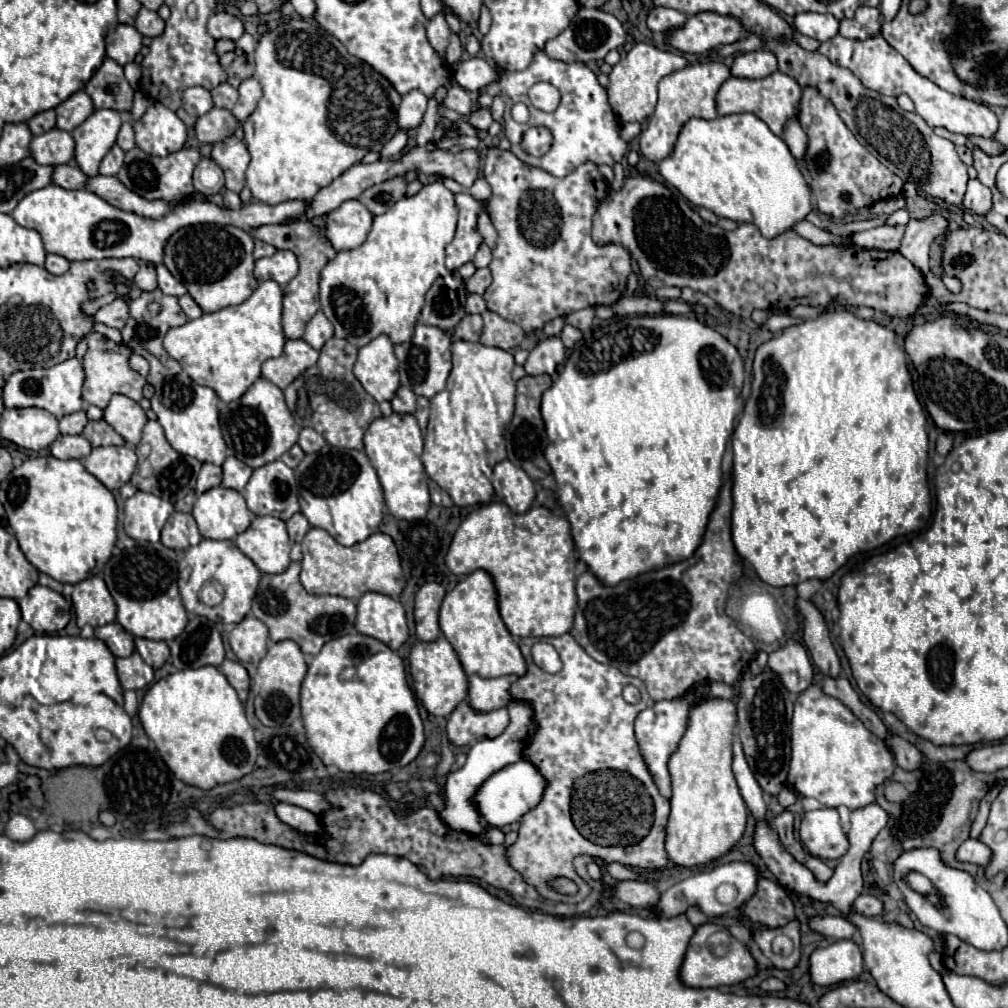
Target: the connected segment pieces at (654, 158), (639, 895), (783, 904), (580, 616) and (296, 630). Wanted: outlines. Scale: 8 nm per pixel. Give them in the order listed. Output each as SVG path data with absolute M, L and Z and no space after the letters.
M706 62L706 64L690 64L684 70L672 72L664 76L658 84L658 104L654 114L648 118L642 134L640 134L640 152L650 162L658 164L660 160L668 158L672 146L678 138L680 128L690 118L704 118L712 120L718 118L716 112L716 92L730 78L730 68L722 62Z
M628 880L628 882L620 882L616 886L614 896L634 908L652 908L656 906L656 902L660 900L660 892L644 880Z
M758 882L756 894L744 904L744 920L756 926L780 928L794 918L794 904L790 896L782 886L772 882Z
M728 478L720 488L720 496L716 508L710 514L702 544L696 548L692 558L664 566L660 570L652 570L648 574L638 574L636 578L624 580L616 586L604 586L590 570L578 576L578 610L572 626L572 636L594 660L616 666L628 676L640 678L646 684L652 700L678 698L696 680L722 680L732 684L756 654L756 644L744 636L734 620L724 612L728 586L732 580L742 576L742 558L736 554L730 534L730 512L732 480Z
M292 562L282 574L262 574L252 602L252 614L262 620L274 642L294 640L304 654L318 654L320 648L340 636L354 632L356 604L342 596L312 596L300 584L300 562Z

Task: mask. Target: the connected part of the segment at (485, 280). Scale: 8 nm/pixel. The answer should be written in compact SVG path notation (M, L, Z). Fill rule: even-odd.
M480 268L474 272L472 278L466 280L466 288L468 292L476 292L476 294L484 294L484 290L490 286L492 282L492 274L488 268Z

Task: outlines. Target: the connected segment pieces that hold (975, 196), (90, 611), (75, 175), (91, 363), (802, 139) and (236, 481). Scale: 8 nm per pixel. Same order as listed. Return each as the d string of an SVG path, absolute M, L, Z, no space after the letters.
M968 180L968 188L962 202L968 210L984 216L992 206L992 192L978 180Z
M92 576L74 584L72 604L78 628L86 624L98 628L116 620L116 604L100 576Z
M62 164L62 166L56 166L56 170L52 174L52 182L58 184L58 186L62 186L62 188L82 190L84 182L88 182L88 176L84 172L80 172L76 166Z
M98 332L88 334L86 340L88 340L88 352L82 360L82 366L84 366L84 372L86 372L86 382L84 382L82 398L88 404L94 404L98 408L106 408L112 394L124 394L124 396L140 402L142 400L142 388L144 388L146 380L130 368L130 364L128 364L128 360L130 360L128 346L124 342L114 344L110 338L106 338Z
M790 120L788 126L786 126L786 132L784 132L784 142L788 144L792 156L798 160L800 168L804 168L804 150L808 148L808 136L804 134L802 126L798 120Z
M234 456L226 458L226 462L222 464L222 486L224 488L242 490L246 482L250 480L250 476L252 476L252 468L244 466L244 462L240 462Z

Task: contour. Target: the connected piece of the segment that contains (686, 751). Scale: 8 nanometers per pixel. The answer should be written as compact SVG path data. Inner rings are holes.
M704 698L694 702L680 746L668 760L672 798L666 824L666 852L680 866L708 864L726 854L744 834L748 808L732 774L736 718L736 704L732 700Z

